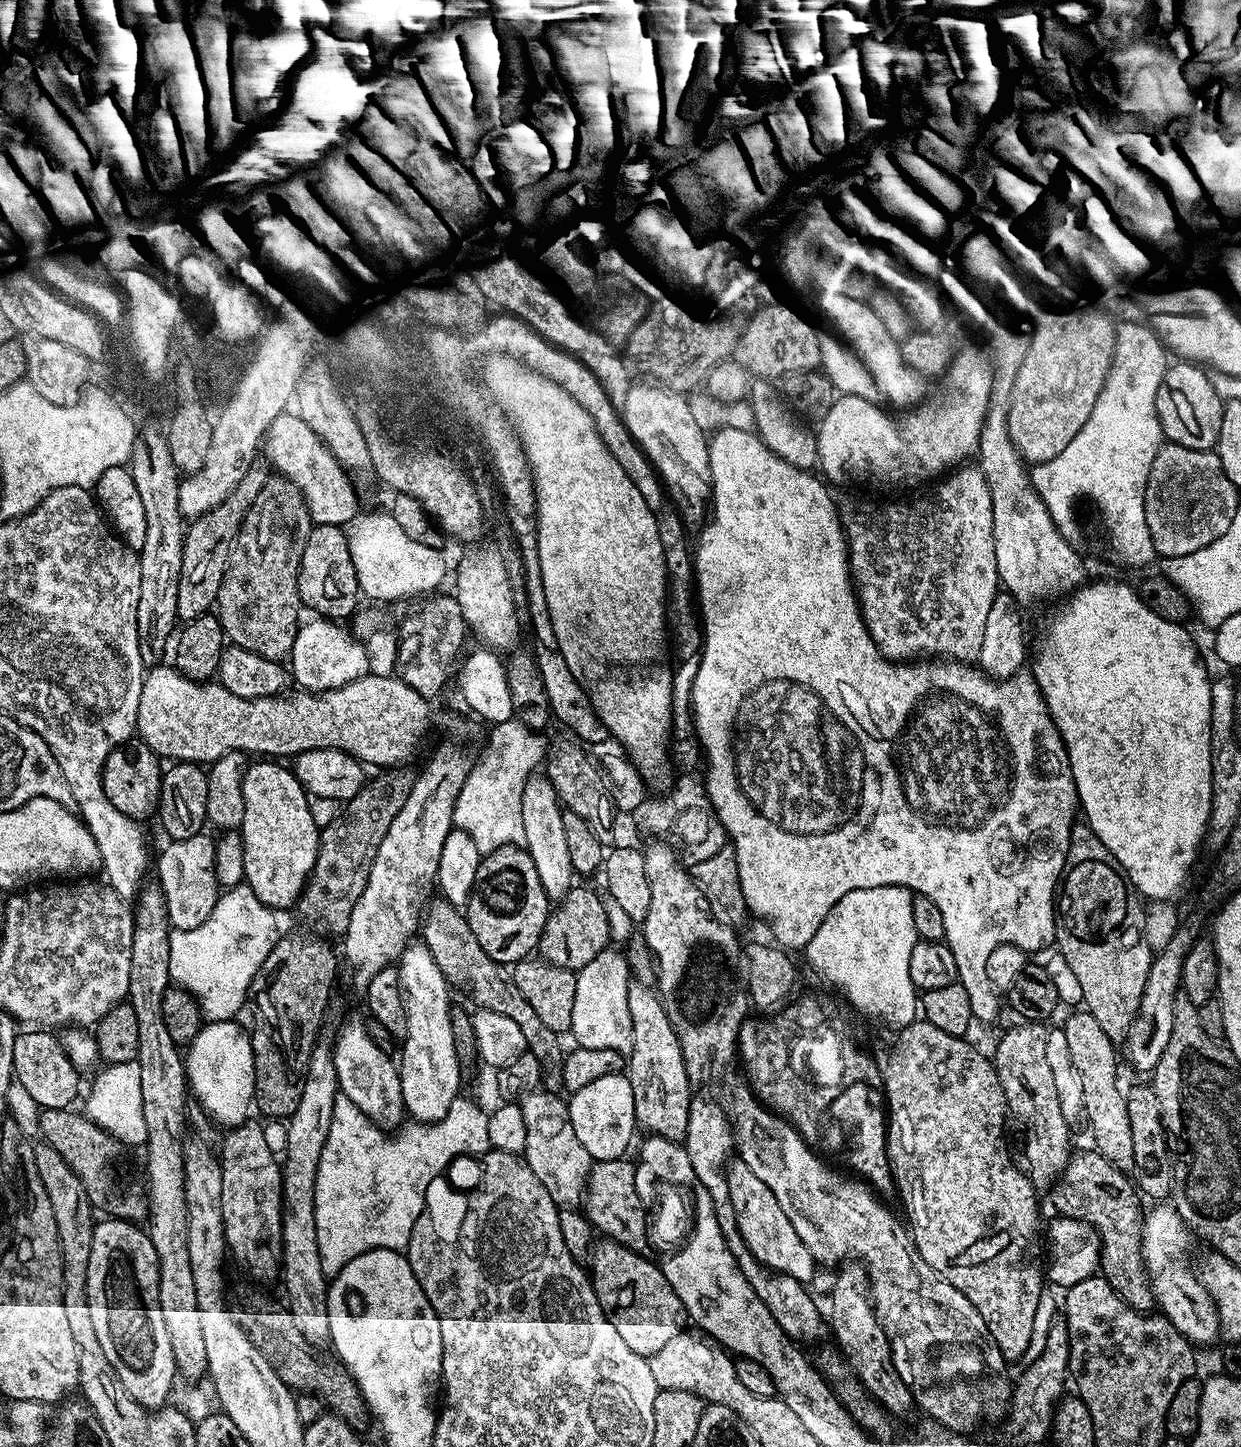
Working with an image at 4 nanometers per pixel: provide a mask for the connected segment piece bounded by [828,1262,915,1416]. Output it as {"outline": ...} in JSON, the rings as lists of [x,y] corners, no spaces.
{"outline":[[[858,1262],[845,1263],[832,1290],[832,1306],[828,1310],[828,1322],[832,1336],[838,1340],[842,1353],[853,1373],[863,1383],[864,1388],[878,1401],[889,1415],[899,1416],[915,1407],[912,1390],[902,1380],[893,1364],[891,1346],[869,1297],[868,1274],[865,1265]]]}

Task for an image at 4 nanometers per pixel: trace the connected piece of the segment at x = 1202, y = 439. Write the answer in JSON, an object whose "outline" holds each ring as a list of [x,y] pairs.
{"outline":[[[1191,362],[1172,363],[1165,367],[1164,380],[1156,391],[1156,416],[1160,420],[1163,439],[1190,450],[1207,452],[1215,449],[1225,401],[1215,394],[1211,379],[1204,377],[1205,373],[1197,365]]]}

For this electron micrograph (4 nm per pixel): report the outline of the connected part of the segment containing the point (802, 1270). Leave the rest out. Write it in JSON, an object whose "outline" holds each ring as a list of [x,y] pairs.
{"outline":[[[739,1158],[733,1159],[727,1165],[726,1175],[737,1228],[753,1256],[769,1271],[789,1275],[803,1284],[810,1283],[816,1270],[815,1260],[796,1234],[788,1217],[784,1215],[769,1187]]]}

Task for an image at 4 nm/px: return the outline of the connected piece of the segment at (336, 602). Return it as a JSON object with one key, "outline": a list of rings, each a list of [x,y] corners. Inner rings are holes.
{"outline":[[[313,527],[308,536],[298,574],[298,602],[301,613],[308,615],[309,612],[314,619],[325,620],[332,626],[339,626],[358,607],[354,578],[350,566],[346,566],[346,554],[335,527]]]}

